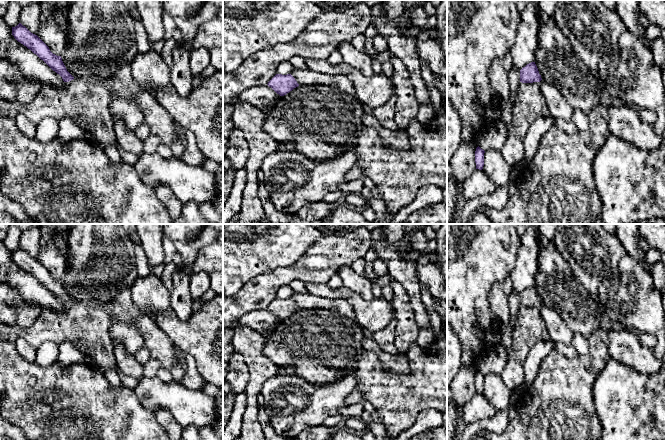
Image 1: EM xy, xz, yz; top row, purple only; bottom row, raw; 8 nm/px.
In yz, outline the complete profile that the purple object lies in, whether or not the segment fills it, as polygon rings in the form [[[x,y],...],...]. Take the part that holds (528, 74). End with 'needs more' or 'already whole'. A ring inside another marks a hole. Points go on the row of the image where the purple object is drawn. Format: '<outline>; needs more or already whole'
[[[535,62],[527,64],[520,70],[520,82],[533,83],[542,80]]]; already whole

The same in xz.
[[[276,74],[267,84],[277,94],[284,96],[294,88],[298,87],[299,84],[291,74],[282,75]]]; already whole

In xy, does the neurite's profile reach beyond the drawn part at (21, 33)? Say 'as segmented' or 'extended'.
as segmented

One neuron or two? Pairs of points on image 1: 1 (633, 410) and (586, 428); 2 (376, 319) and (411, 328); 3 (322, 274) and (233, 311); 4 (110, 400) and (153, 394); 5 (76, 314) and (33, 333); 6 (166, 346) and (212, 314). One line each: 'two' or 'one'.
1: two
2: two
3: one
4: two
5: one
6: two

